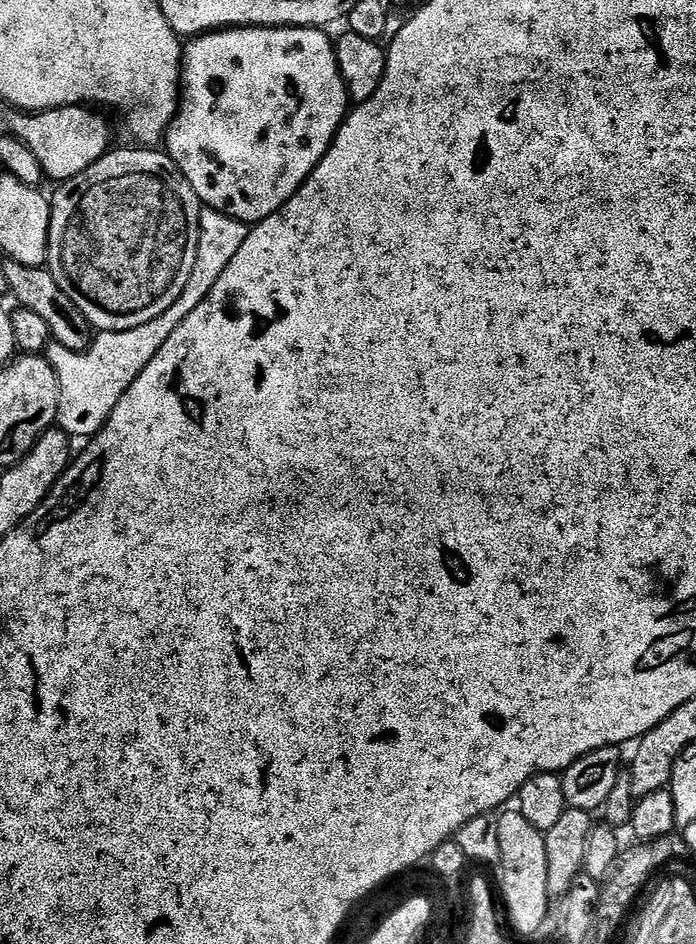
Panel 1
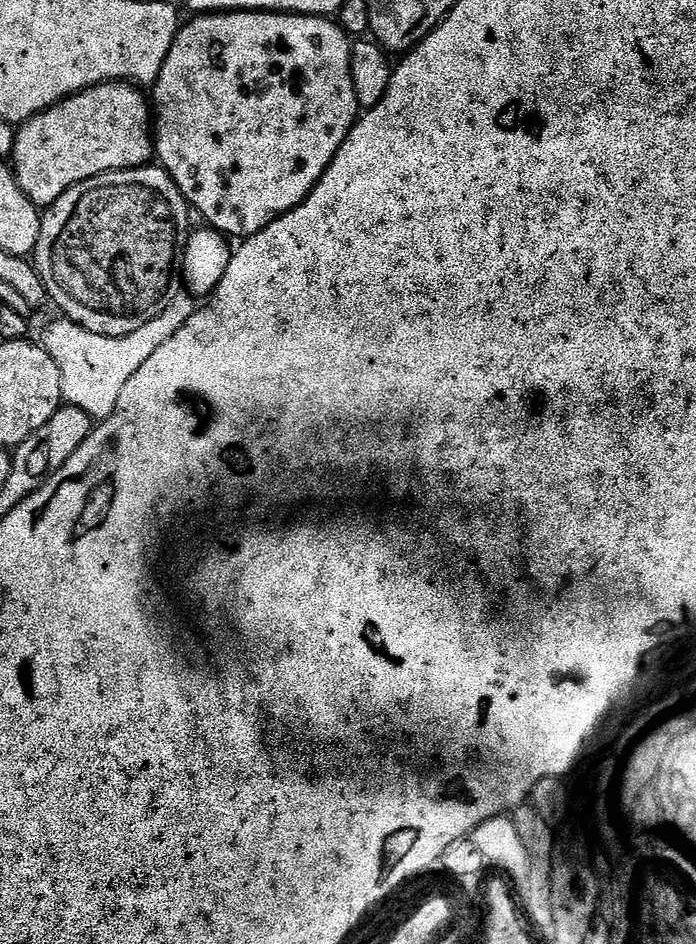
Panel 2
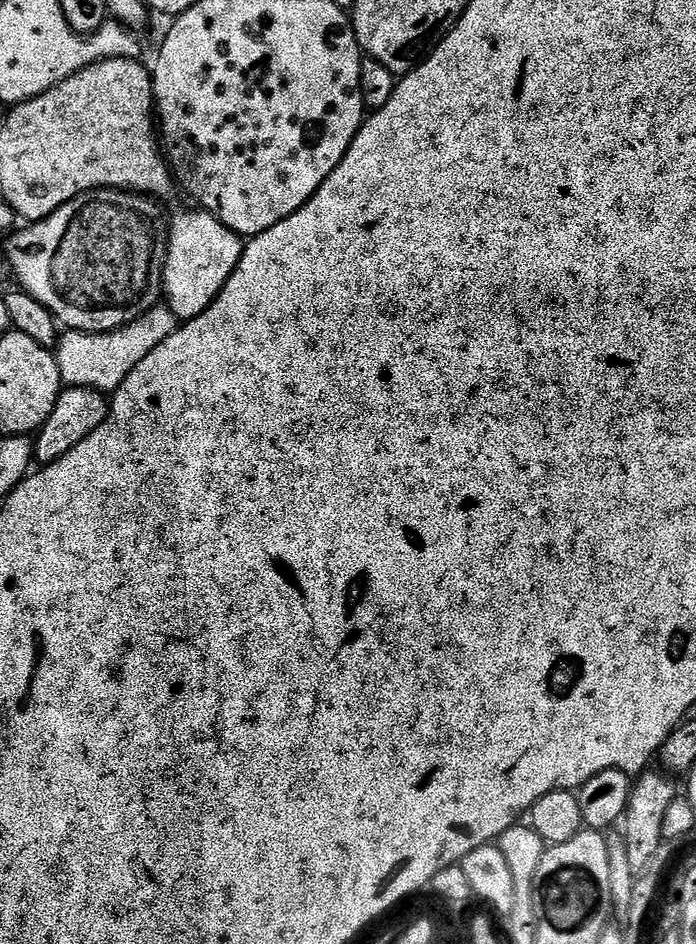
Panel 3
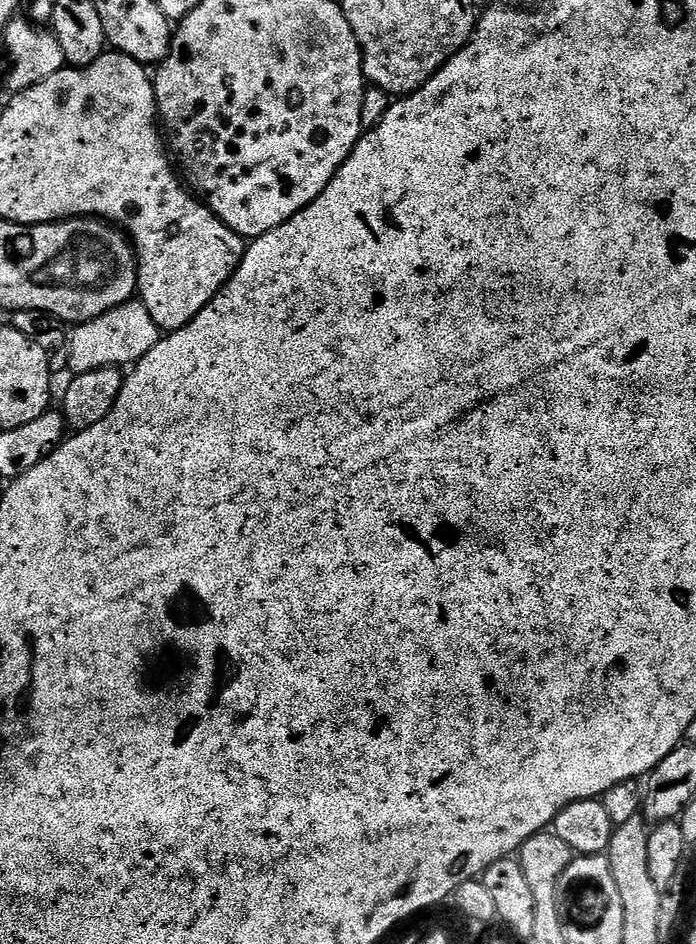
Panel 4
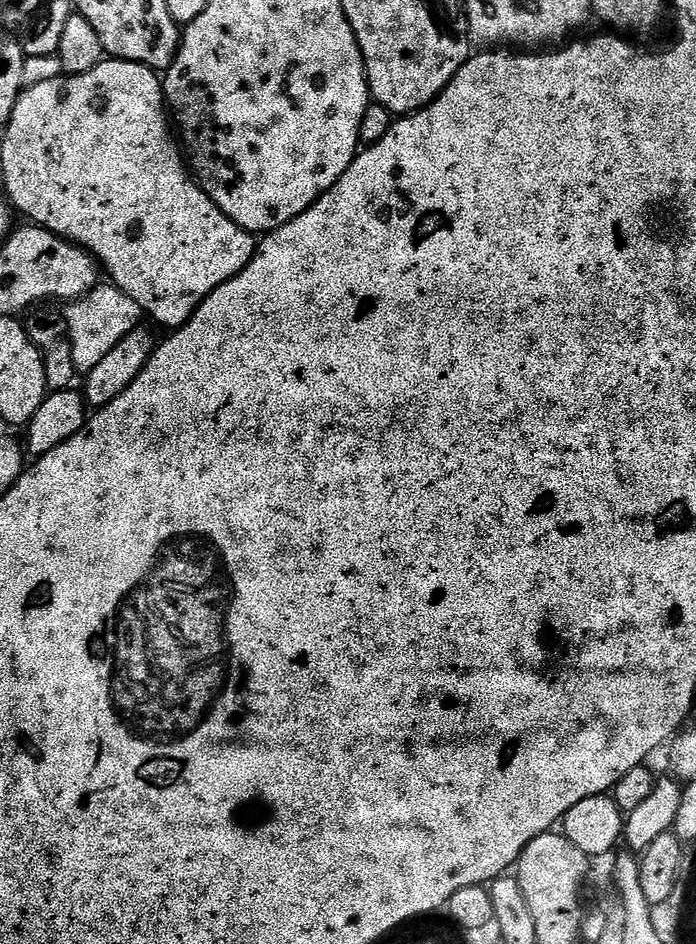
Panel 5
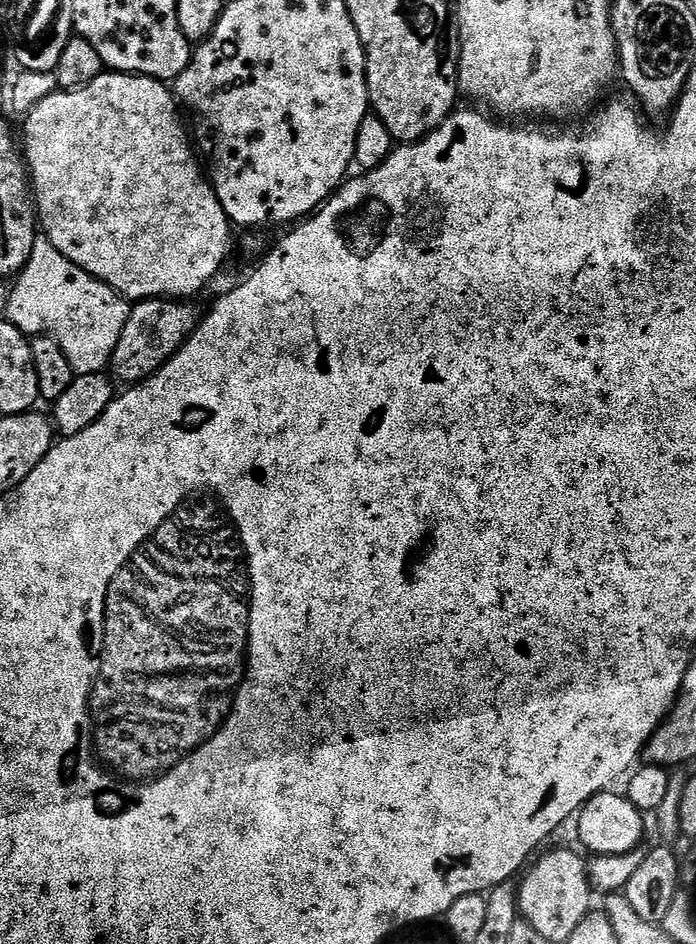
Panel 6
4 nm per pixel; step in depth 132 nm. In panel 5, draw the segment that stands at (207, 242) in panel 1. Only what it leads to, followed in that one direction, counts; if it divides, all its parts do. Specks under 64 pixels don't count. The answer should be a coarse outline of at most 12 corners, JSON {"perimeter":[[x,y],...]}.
{"perimeter":[[111,282],[62,315],[77,373],[141,327],[138,302]]}

